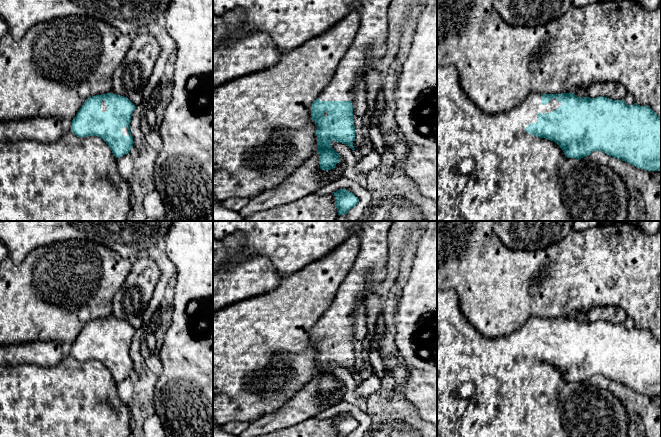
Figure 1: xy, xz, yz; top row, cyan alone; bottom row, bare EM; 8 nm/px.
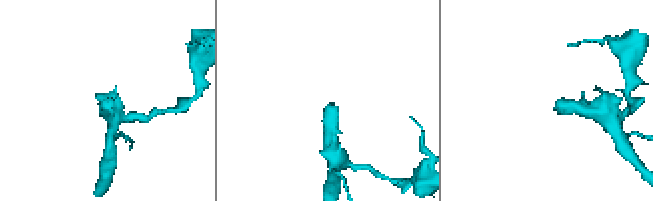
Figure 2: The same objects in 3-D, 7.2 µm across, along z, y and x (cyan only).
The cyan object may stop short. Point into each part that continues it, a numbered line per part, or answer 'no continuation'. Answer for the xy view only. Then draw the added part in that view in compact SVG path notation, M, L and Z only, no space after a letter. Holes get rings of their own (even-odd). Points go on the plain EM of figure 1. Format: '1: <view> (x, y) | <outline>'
1: xy (75, 398) | M70 355L54 367L32 364L0 365L0 437L131 437L131 412L117 395L117 382L100 361L78 361Z

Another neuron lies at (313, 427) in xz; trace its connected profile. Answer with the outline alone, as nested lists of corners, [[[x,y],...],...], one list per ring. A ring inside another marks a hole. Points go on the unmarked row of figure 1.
[[[310,418],[259,437],[338,437],[334,418]]]

